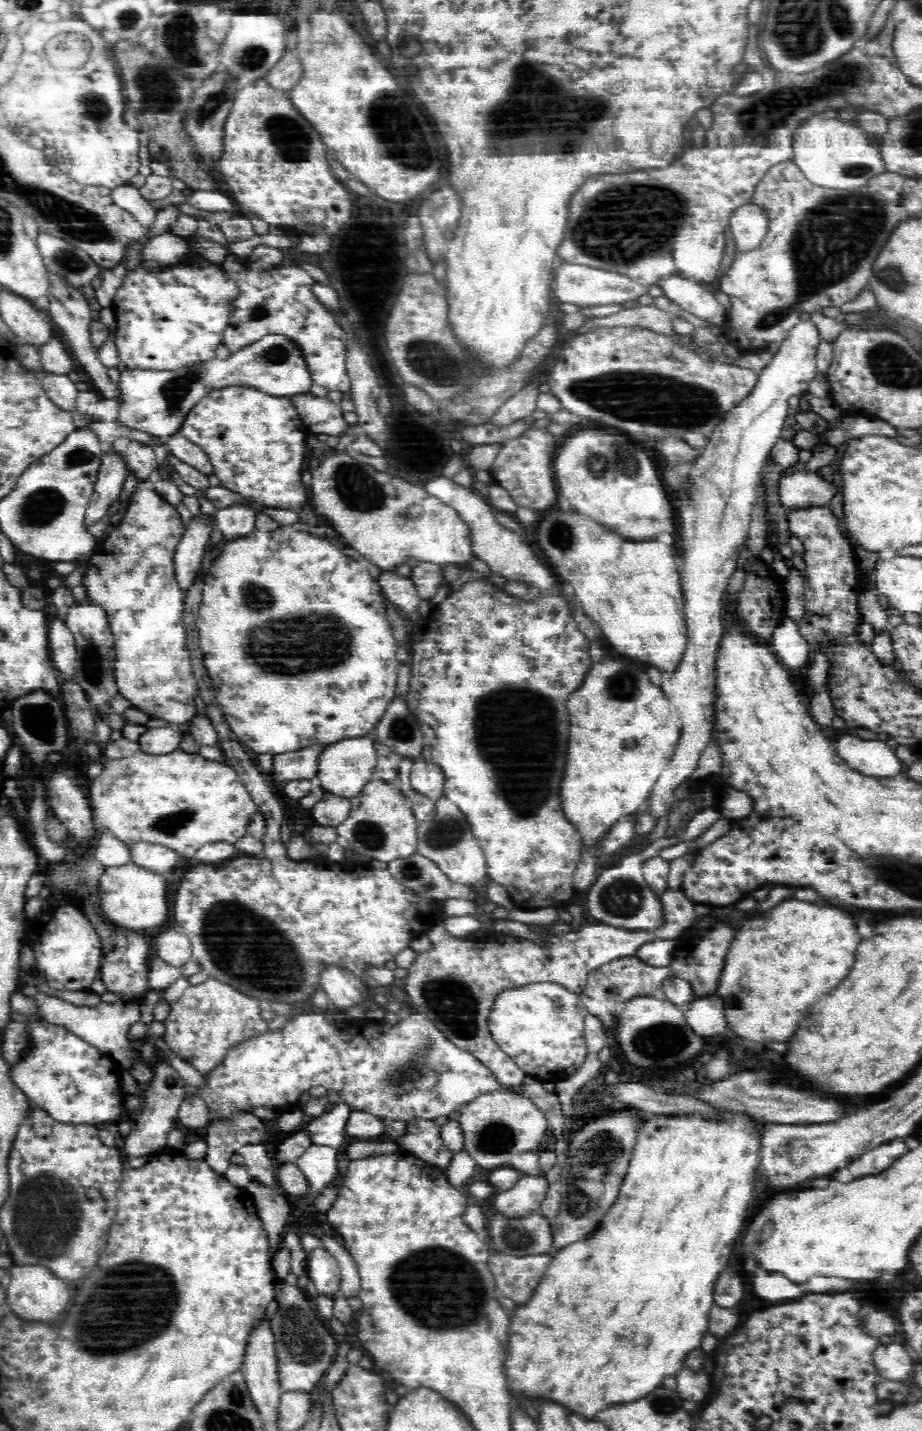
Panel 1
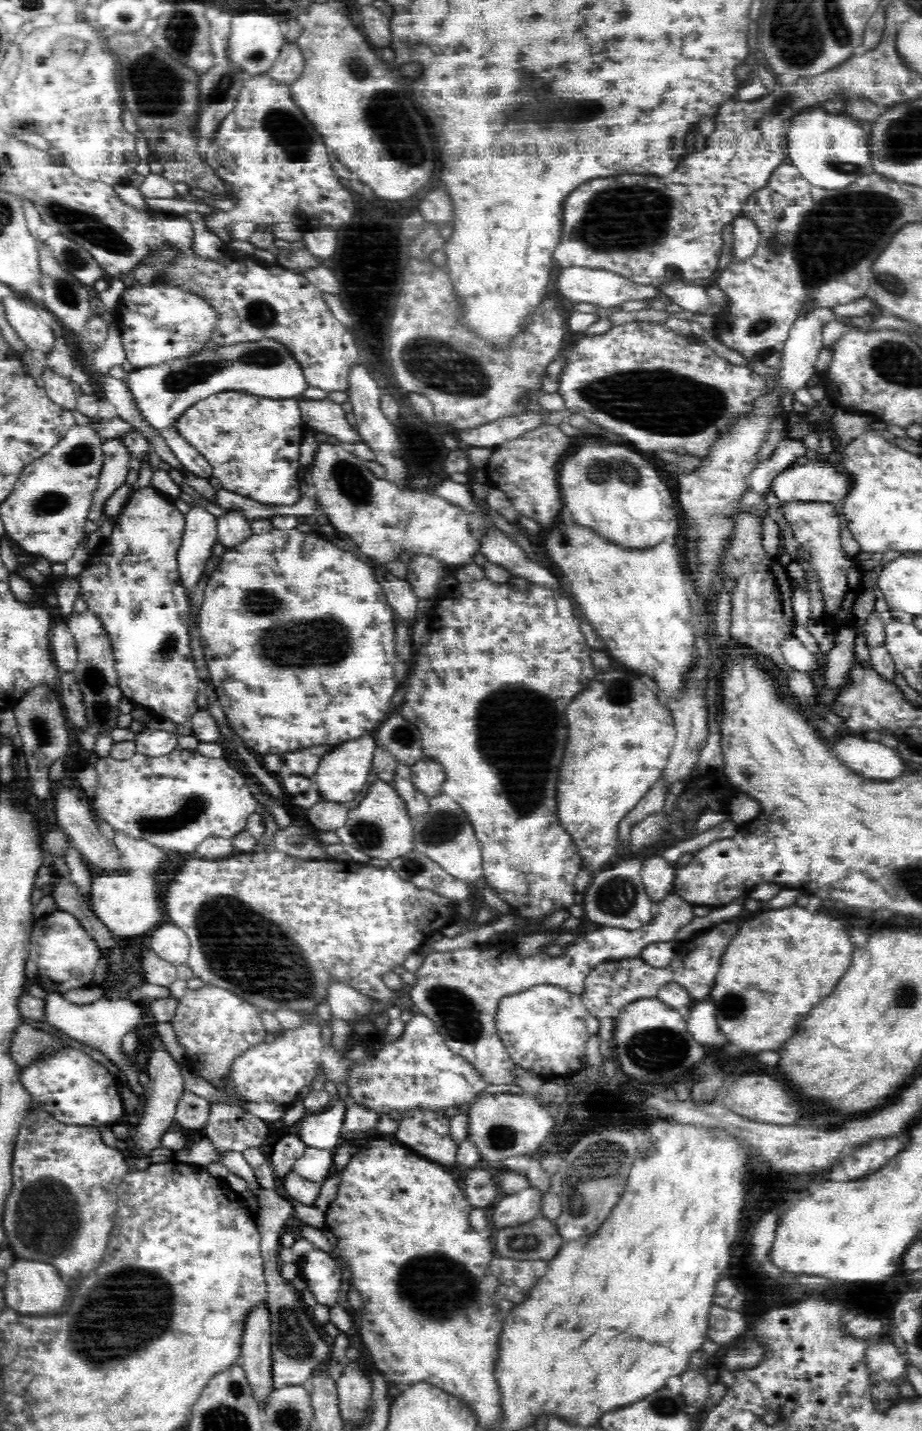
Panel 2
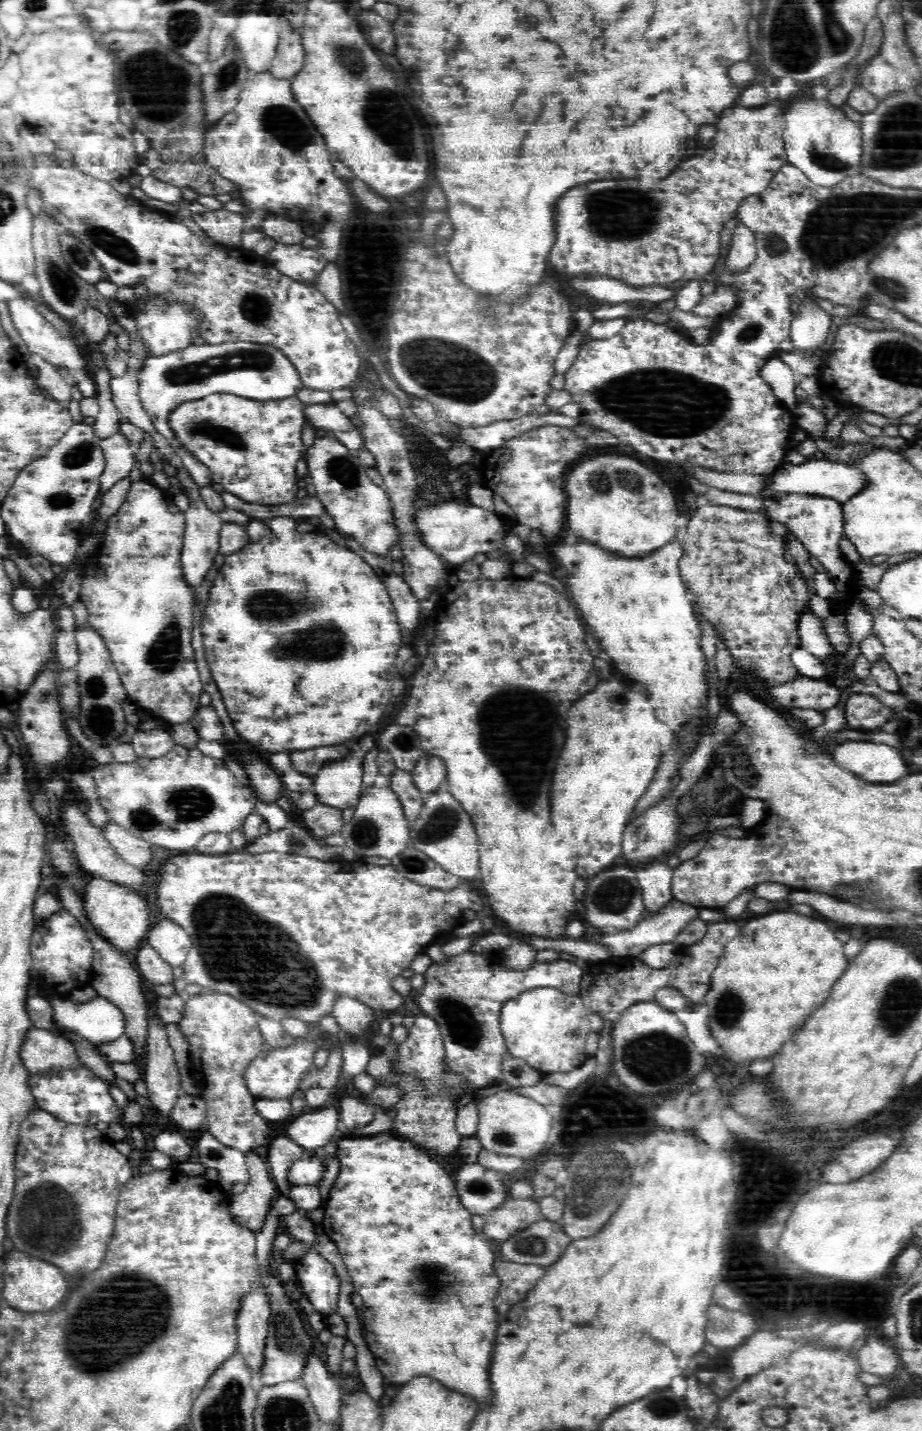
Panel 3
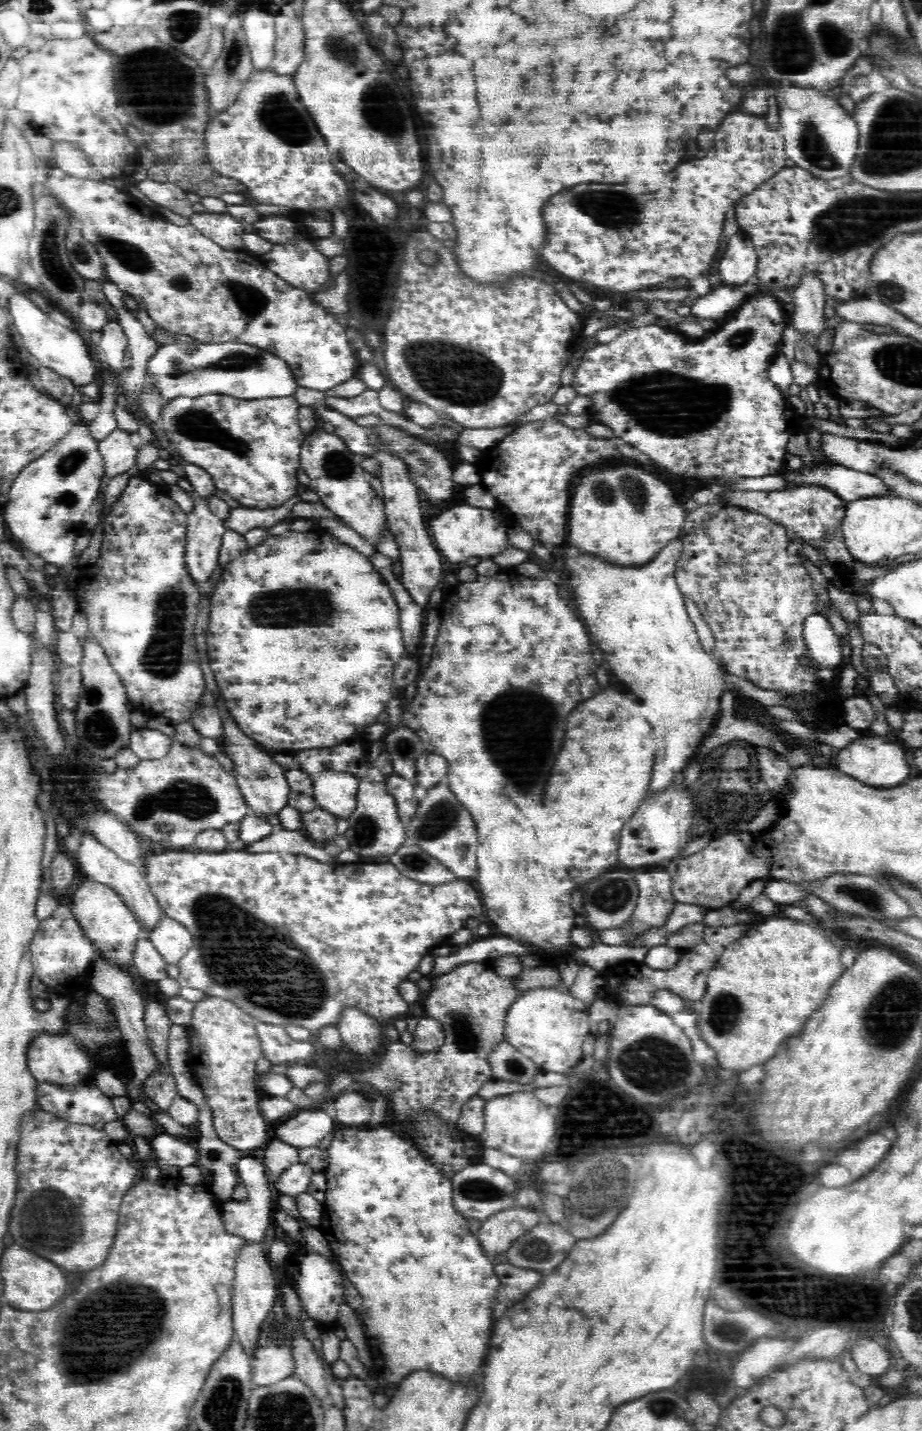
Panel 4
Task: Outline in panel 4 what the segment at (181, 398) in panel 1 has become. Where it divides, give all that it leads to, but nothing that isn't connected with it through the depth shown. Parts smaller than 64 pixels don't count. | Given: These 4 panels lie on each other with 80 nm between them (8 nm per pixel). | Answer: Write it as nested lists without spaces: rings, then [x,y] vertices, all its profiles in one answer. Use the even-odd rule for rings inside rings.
[[[173,341],[161,345],[147,360],[148,373],[154,375],[159,393],[172,396],[226,395],[238,398],[292,395],[297,386],[286,364],[260,349],[234,342],[201,344]]]

